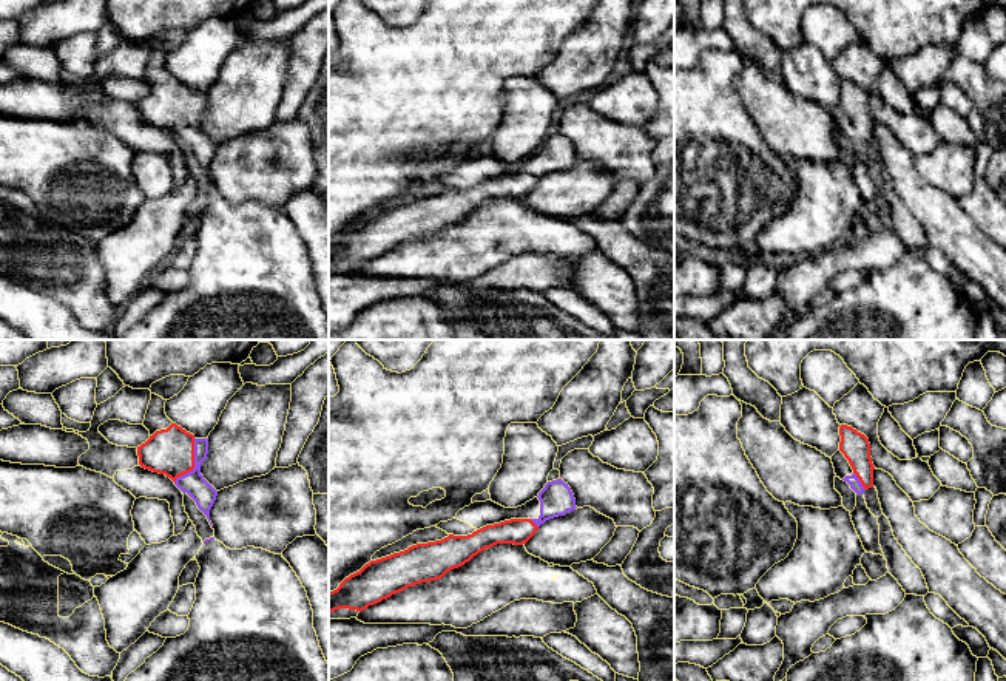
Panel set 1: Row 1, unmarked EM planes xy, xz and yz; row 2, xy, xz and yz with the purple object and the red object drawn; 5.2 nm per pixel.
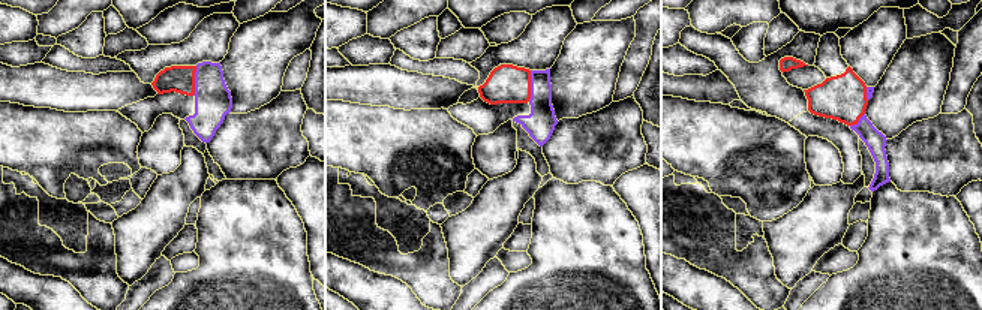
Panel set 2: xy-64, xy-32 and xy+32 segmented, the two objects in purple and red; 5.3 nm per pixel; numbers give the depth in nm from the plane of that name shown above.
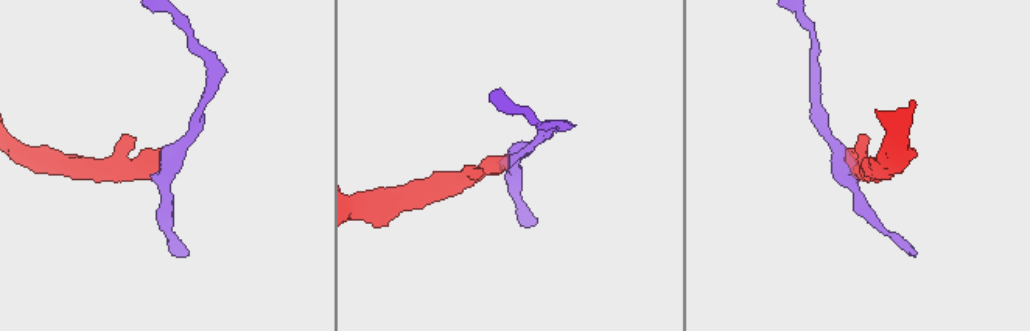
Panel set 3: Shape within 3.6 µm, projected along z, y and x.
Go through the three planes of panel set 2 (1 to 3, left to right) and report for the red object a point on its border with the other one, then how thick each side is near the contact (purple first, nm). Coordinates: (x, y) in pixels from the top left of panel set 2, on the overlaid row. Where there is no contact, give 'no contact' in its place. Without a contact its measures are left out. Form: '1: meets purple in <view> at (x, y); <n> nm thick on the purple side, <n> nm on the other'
1: meets purple in xy-64 at (195, 81); 200 nm thick on the purple side, 140 nm on the other
2: meets purple in xy-32 at (531, 86); 160 nm thick on the purple side, 200 nm on the other
3: meets purple in xy+32 at (859, 120); 110 nm thick on the purple side, 240 nm on the other

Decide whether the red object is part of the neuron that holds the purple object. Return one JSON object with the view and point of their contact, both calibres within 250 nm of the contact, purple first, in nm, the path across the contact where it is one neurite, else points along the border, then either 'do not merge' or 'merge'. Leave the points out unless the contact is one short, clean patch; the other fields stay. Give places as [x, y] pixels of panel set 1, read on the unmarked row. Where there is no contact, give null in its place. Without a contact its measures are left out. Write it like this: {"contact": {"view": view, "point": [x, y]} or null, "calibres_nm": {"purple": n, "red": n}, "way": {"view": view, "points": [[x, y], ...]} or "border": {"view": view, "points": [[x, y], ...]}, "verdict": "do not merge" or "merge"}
{"contact": {"view": "xy", "point": [195, 118]}, "calibres_nm": {"purple": 120, "red": 240}, "way": {"view": "xy", "points": [[193, 138], [195, 118], [187, 118], [170, 105]]}, "verdict": "merge"}

